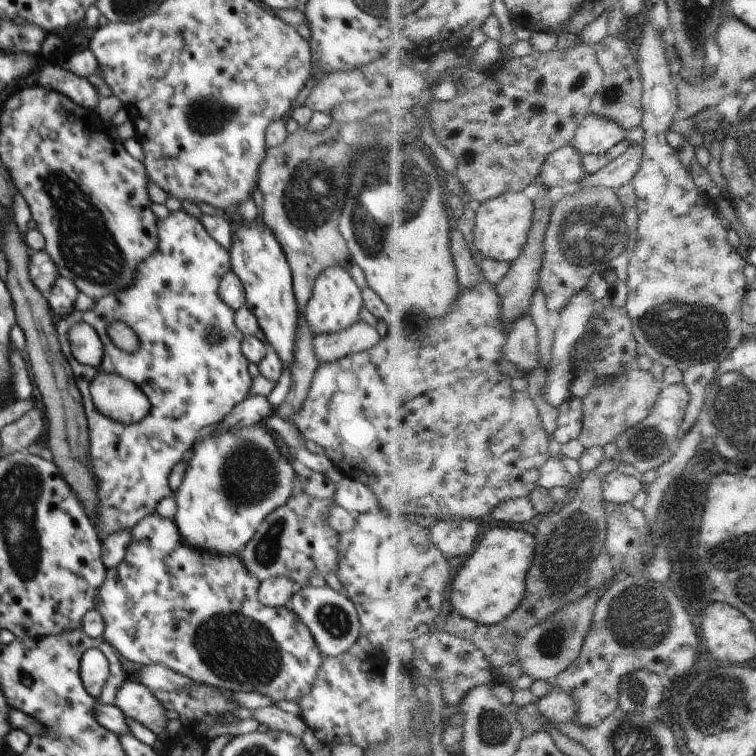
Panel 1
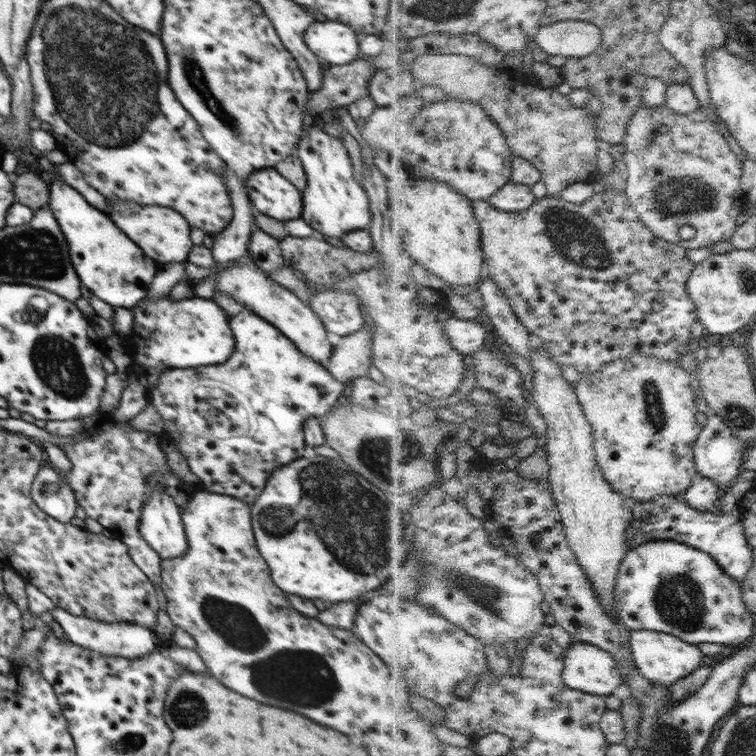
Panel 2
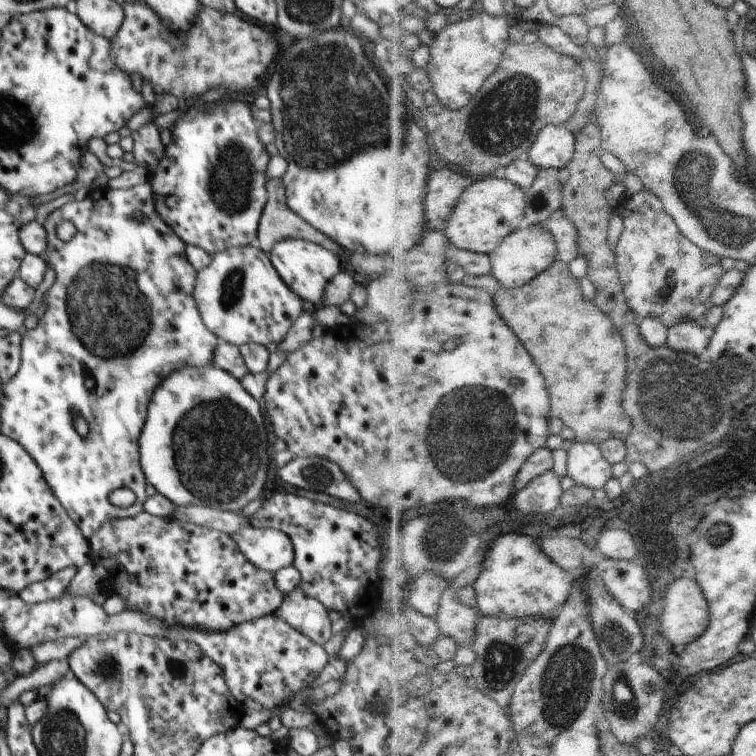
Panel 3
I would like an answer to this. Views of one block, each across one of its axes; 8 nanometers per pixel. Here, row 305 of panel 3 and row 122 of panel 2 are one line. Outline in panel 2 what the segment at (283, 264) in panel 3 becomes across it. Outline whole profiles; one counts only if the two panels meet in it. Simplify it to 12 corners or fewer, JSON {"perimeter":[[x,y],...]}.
{"perimeter":[[317,119],[295,154],[301,218],[319,238],[368,228],[369,198],[342,140]]}

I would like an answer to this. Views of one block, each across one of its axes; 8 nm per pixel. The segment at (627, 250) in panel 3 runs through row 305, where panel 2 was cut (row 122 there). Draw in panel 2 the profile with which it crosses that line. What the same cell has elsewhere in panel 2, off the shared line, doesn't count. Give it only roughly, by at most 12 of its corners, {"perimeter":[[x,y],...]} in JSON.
{"perimeter":[[642,104],[627,194],[662,238],[731,240],[745,163],[704,110]]}

